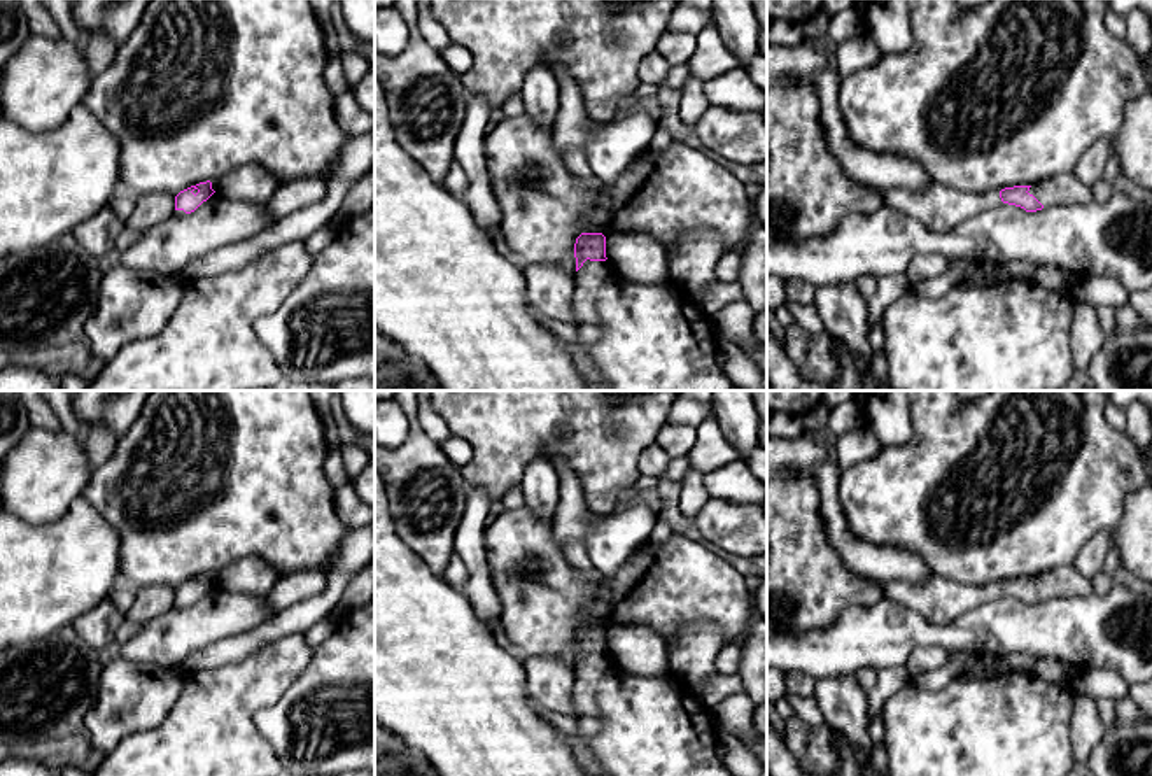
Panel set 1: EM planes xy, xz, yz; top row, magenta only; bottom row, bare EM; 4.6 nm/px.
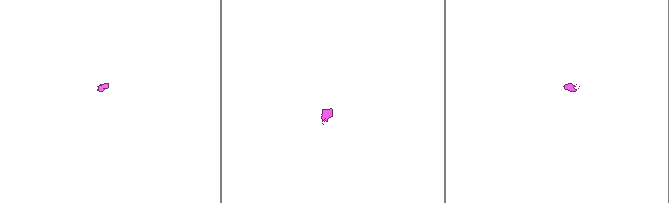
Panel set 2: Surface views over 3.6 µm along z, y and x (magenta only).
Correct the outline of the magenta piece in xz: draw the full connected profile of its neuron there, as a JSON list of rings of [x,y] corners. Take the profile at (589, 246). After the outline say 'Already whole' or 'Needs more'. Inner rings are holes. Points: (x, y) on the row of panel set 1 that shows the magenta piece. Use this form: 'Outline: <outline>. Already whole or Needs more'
Outline: [[[581,233],[574,243],[576,273],[572,310],[581,324],[597,324],[597,298],[604,279],[613,270],[606,257],[606,236],[602,233]]]. Needs more

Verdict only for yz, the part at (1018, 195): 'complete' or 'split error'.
split error

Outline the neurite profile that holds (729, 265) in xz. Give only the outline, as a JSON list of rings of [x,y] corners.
[[[730,250],[721,254],[714,275],[716,280],[720,282],[732,282],[737,280],[739,270],[741,270],[741,252],[739,250]]]

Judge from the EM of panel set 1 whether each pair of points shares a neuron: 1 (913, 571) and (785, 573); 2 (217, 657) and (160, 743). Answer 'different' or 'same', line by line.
1: different
2: different

